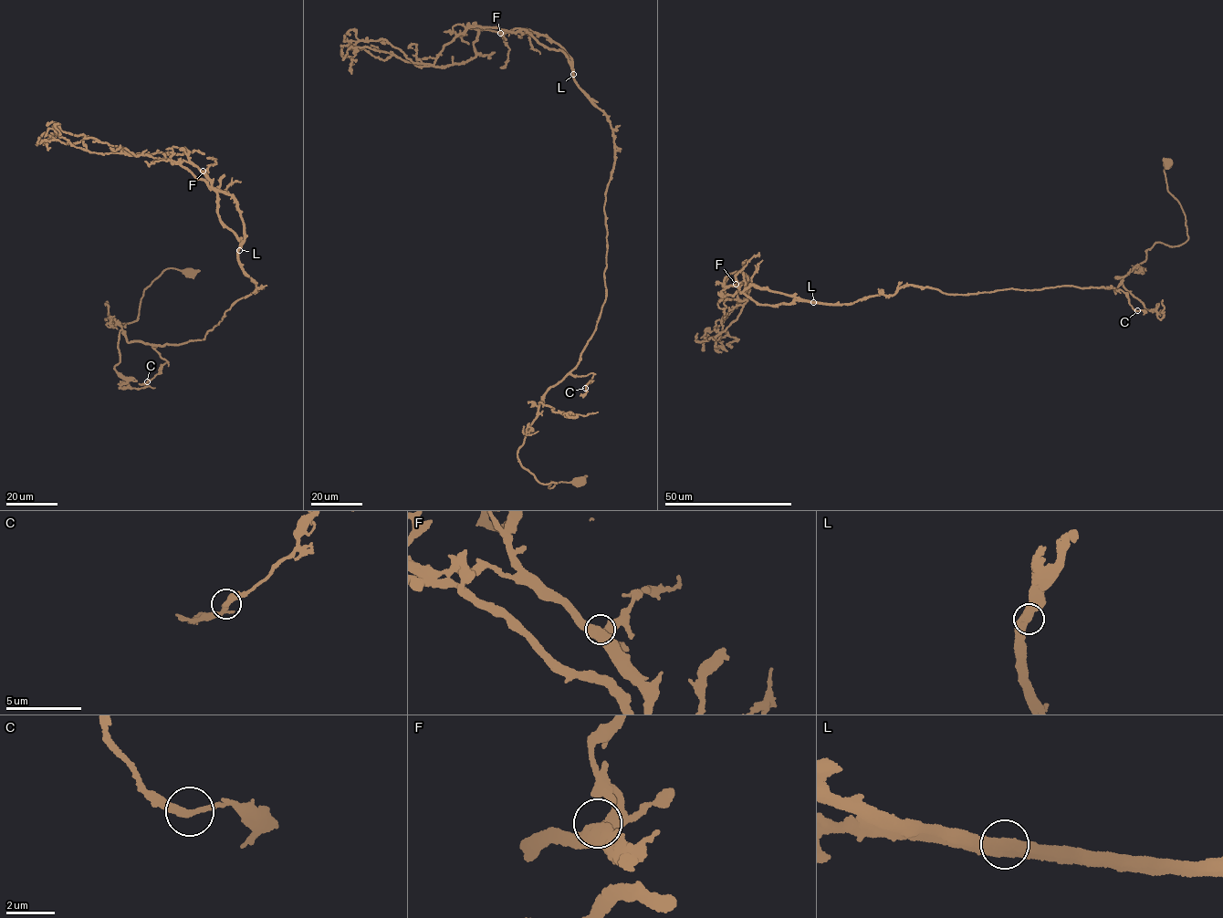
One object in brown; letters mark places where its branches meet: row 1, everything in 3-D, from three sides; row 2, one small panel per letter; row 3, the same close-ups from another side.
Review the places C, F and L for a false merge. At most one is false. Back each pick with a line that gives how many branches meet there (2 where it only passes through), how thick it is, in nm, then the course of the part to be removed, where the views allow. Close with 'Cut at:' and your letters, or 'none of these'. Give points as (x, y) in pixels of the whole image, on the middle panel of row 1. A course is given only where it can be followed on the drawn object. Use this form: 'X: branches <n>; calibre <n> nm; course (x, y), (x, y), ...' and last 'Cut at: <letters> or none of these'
L: branches 2; calibre 480 nm; course (573, 74), (518, 27), (479, 29), (475, 56), (444, 66), (380, 38), (357, 60)
Cut at: L

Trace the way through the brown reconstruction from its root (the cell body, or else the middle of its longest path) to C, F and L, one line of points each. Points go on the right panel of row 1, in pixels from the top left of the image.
C: (1166, 163), (1188, 238), (1156, 242), (1116, 293), (1107, 288), (1123, 291), (1137, 310)
F: (1166, 163), (1188, 238), (1156, 242), (1116, 293), (904, 285), (849, 303), (774, 307), (736, 284)
L: (1166, 163), (1188, 238), (1156, 242), (1116, 293), (1065, 285), (950, 294), (904, 285), (892, 295), (813, 301)

